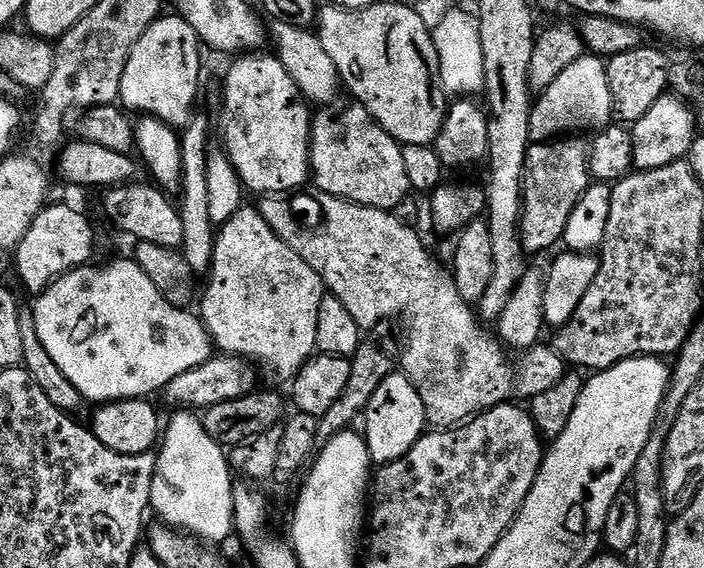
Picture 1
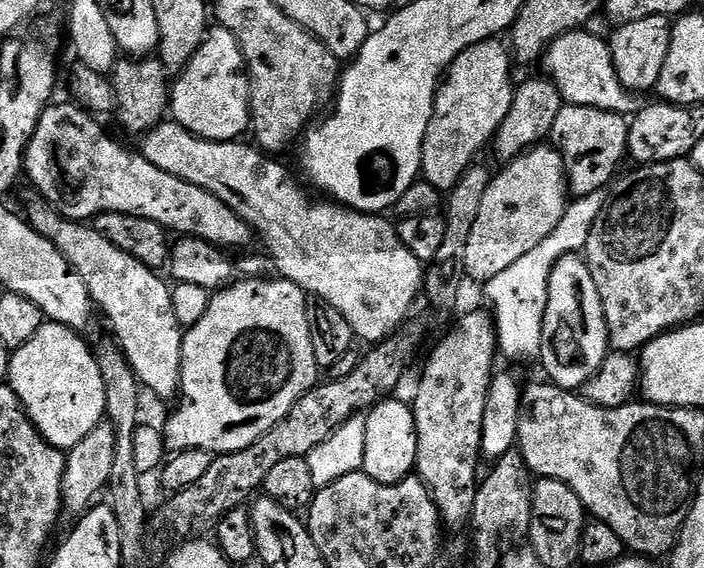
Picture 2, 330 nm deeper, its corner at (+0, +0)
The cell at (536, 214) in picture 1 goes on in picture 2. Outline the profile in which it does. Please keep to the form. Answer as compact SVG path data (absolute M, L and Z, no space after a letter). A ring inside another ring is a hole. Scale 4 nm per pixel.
M565 103L564 109L554 121L552 136L555 139L560 139L558 148L565 157L580 156L573 164L571 161L566 168L566 176L570 181L571 191L573 188L577 197L589 196L607 189L607 184L613 183L614 177L621 171L621 169L619 170L620 163L623 162L624 156L626 160L629 155L629 129L629 121L621 113L602 110L594 106ZM612 175L614 175L613 180Z

